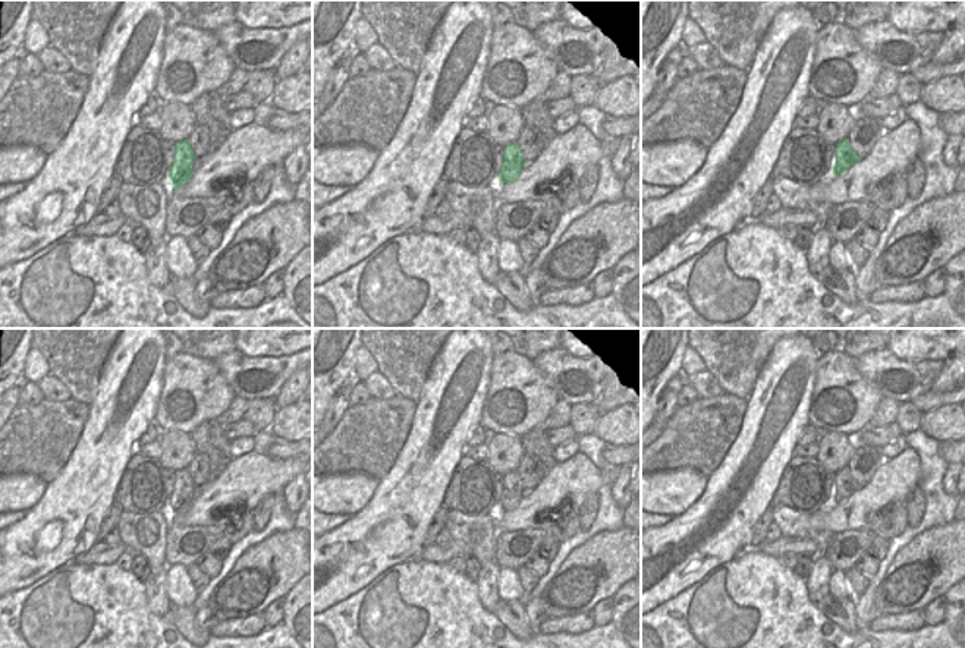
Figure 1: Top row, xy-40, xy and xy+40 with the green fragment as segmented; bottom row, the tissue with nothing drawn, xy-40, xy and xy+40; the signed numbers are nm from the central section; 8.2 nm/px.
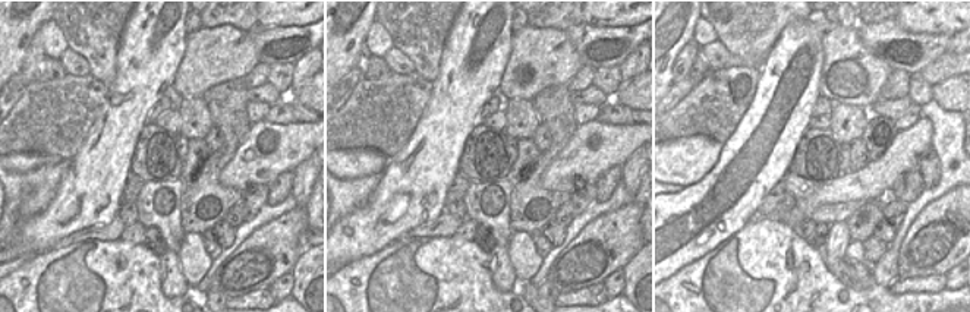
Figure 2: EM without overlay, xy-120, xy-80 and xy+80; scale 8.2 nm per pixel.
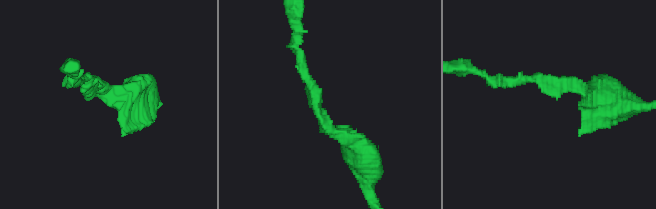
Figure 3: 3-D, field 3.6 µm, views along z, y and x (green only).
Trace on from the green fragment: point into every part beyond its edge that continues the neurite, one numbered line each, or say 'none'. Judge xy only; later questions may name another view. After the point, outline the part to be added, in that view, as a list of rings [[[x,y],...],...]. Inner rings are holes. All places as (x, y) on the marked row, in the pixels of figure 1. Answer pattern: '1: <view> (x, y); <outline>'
none

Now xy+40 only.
none

